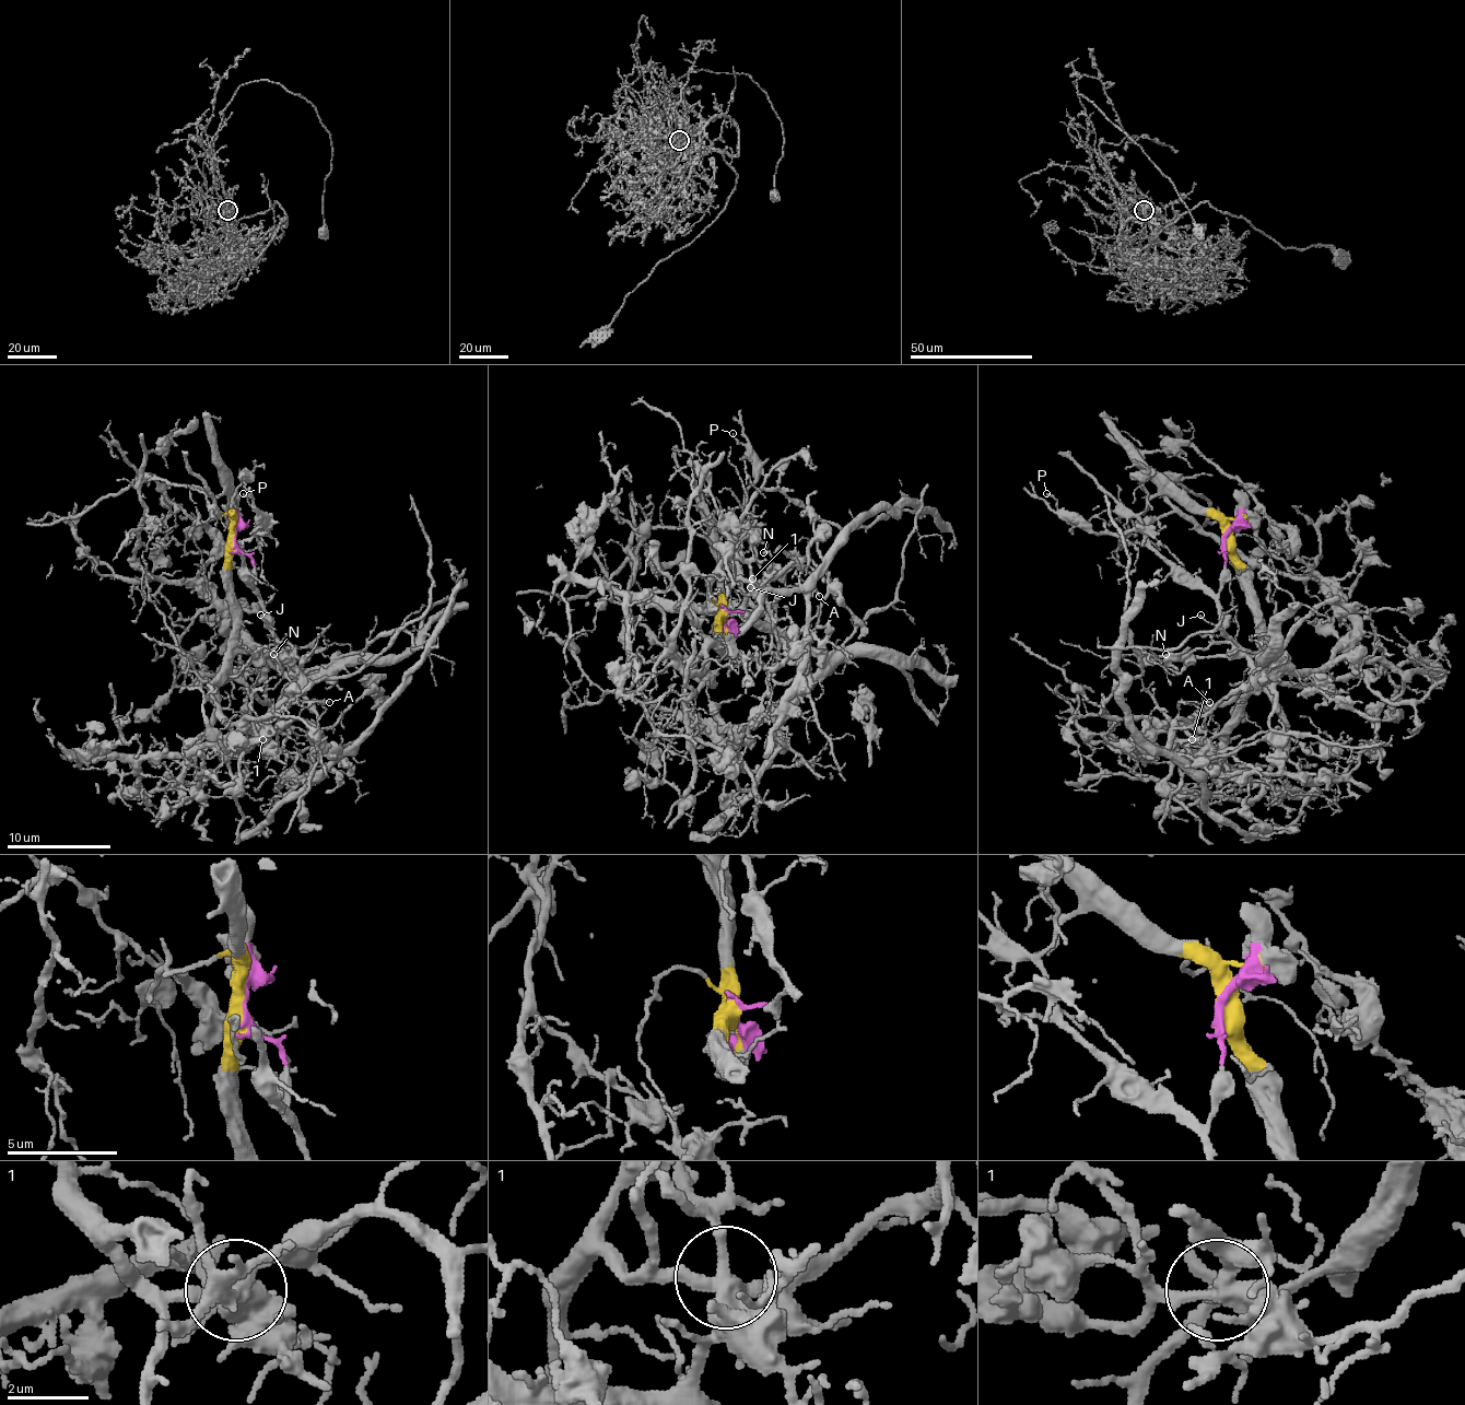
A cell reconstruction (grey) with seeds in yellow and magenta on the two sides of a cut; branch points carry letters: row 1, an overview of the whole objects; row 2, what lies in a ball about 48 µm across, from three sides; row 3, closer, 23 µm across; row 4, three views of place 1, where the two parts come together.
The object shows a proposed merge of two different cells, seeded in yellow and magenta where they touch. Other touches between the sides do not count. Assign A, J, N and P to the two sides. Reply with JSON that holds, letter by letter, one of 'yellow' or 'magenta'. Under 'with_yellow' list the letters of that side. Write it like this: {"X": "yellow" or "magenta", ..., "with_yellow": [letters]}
{"A": "yellow", "J": "magenta", "N": "magenta", "P": "magenta", "with_yellow": ["A"]}

